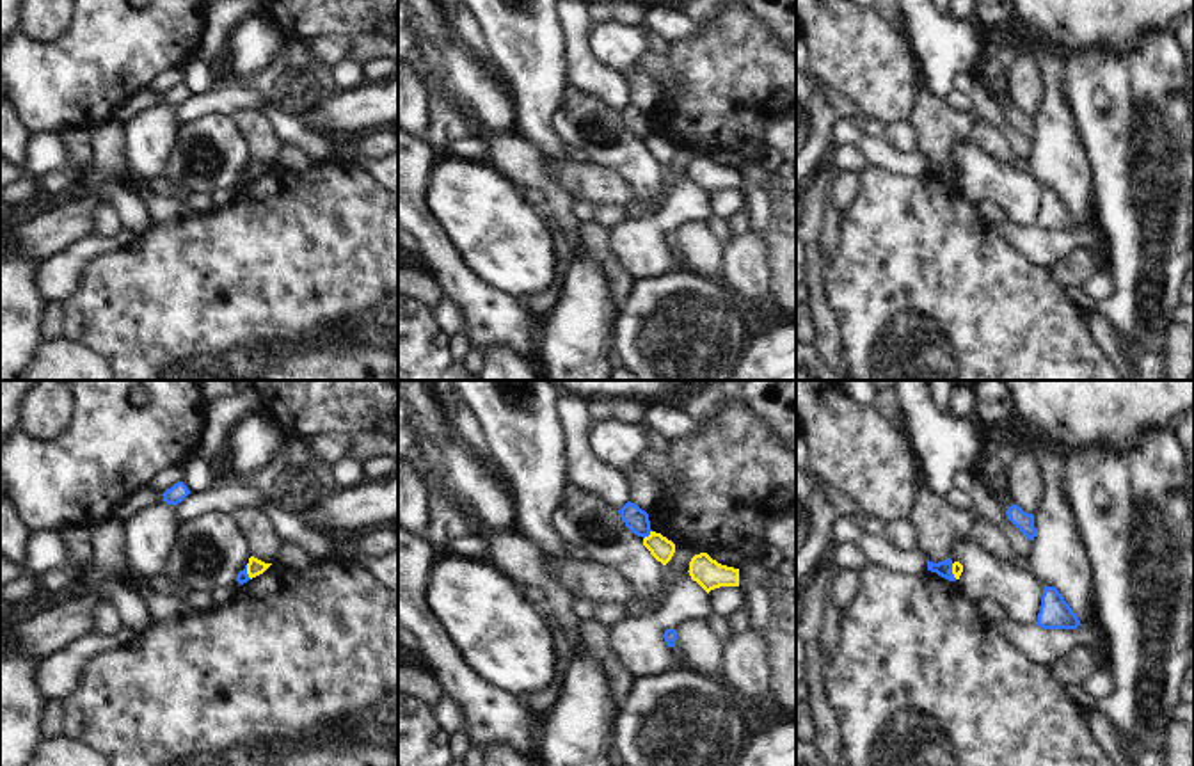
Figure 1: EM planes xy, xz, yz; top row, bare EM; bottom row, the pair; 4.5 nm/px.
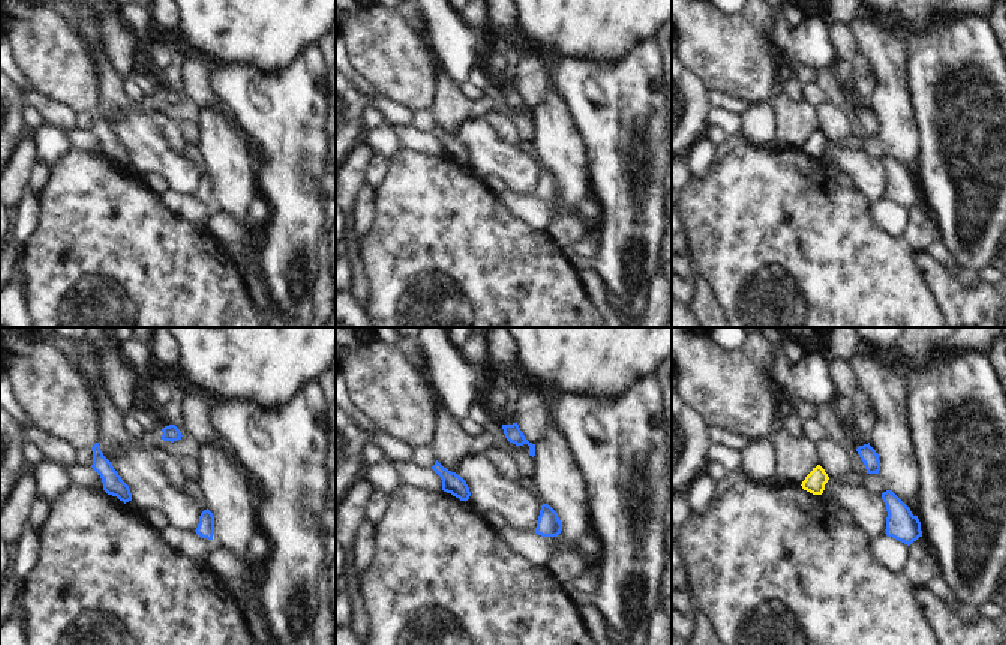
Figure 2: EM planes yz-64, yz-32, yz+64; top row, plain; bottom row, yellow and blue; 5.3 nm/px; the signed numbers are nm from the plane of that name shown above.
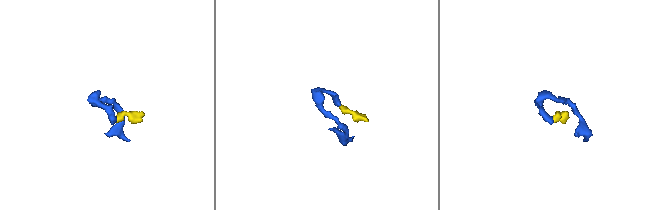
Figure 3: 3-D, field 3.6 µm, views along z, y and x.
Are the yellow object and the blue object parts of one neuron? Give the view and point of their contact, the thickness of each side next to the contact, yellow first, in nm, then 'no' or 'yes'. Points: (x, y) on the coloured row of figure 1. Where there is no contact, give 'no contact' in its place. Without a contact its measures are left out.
xz (649, 535) | 100/110 nm | no

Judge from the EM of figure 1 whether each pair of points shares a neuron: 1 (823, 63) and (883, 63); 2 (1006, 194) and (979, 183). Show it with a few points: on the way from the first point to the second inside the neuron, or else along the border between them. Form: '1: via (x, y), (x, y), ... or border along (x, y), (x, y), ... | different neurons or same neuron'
1: via (837, 63), (869, 63) | same neuron
2: via (999, 187), (987, 183) | same neuron

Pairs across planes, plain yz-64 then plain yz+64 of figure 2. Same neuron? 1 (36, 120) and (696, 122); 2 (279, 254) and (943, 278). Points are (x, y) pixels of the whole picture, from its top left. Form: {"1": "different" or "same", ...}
{"1": "different", "2": "different"}

